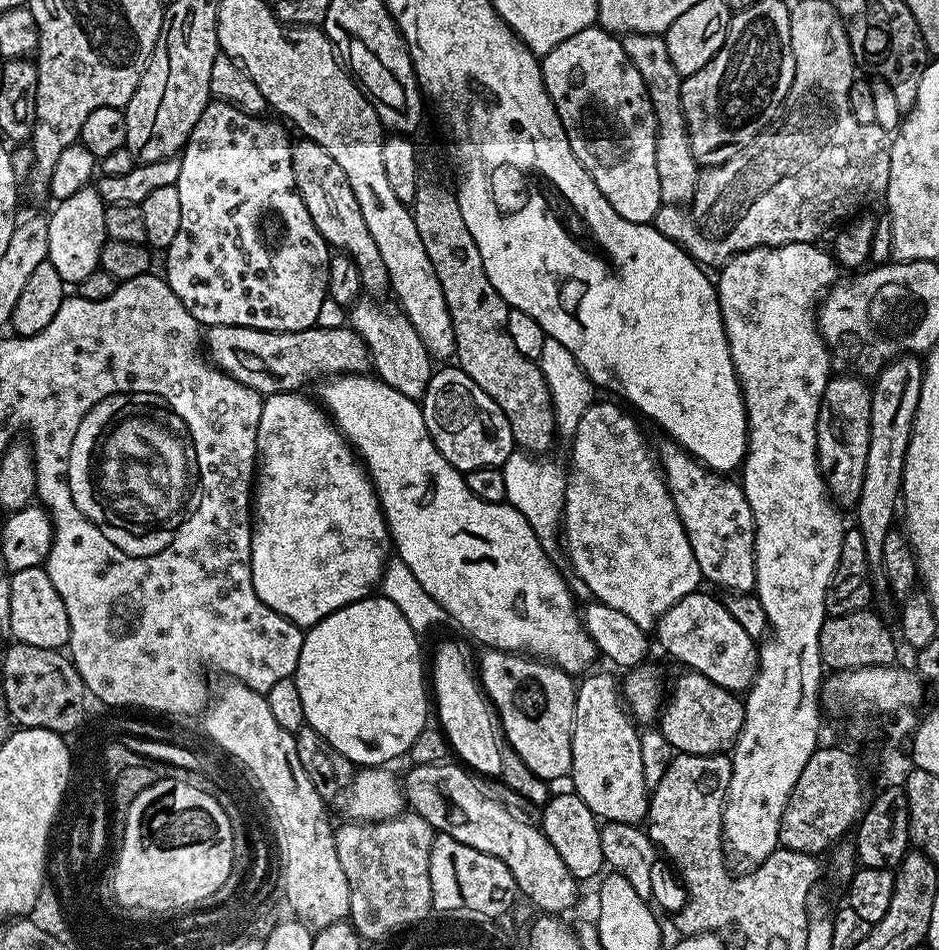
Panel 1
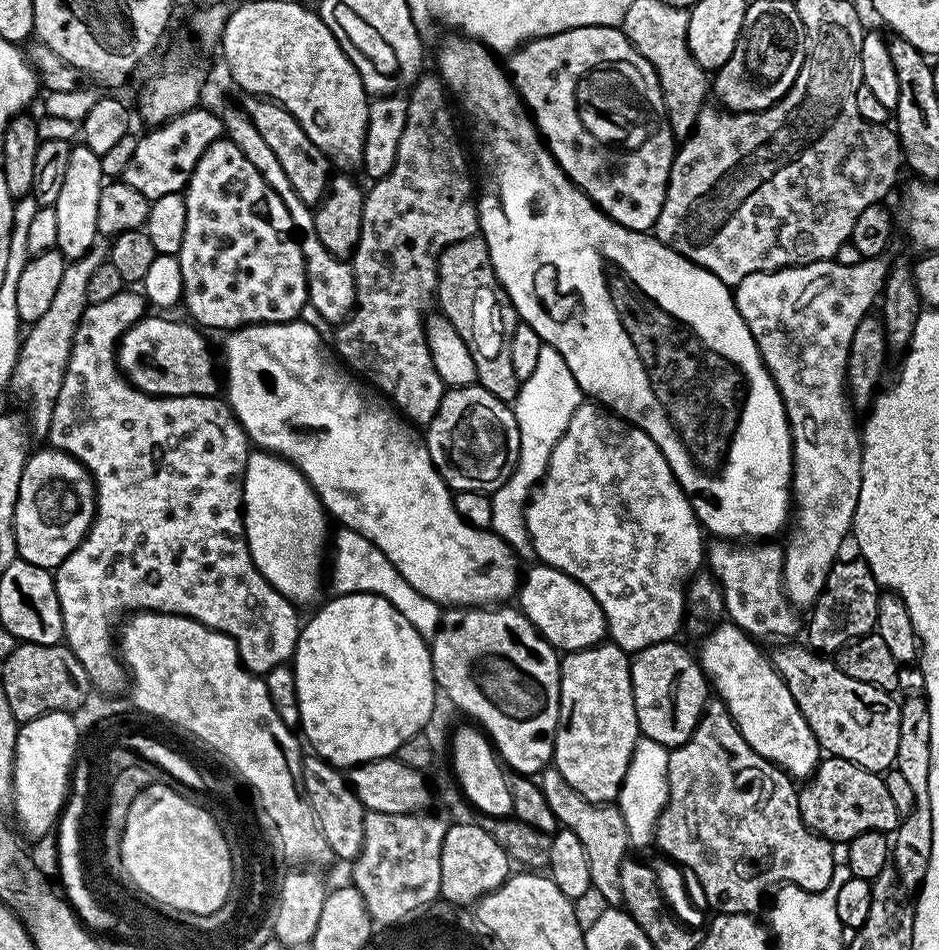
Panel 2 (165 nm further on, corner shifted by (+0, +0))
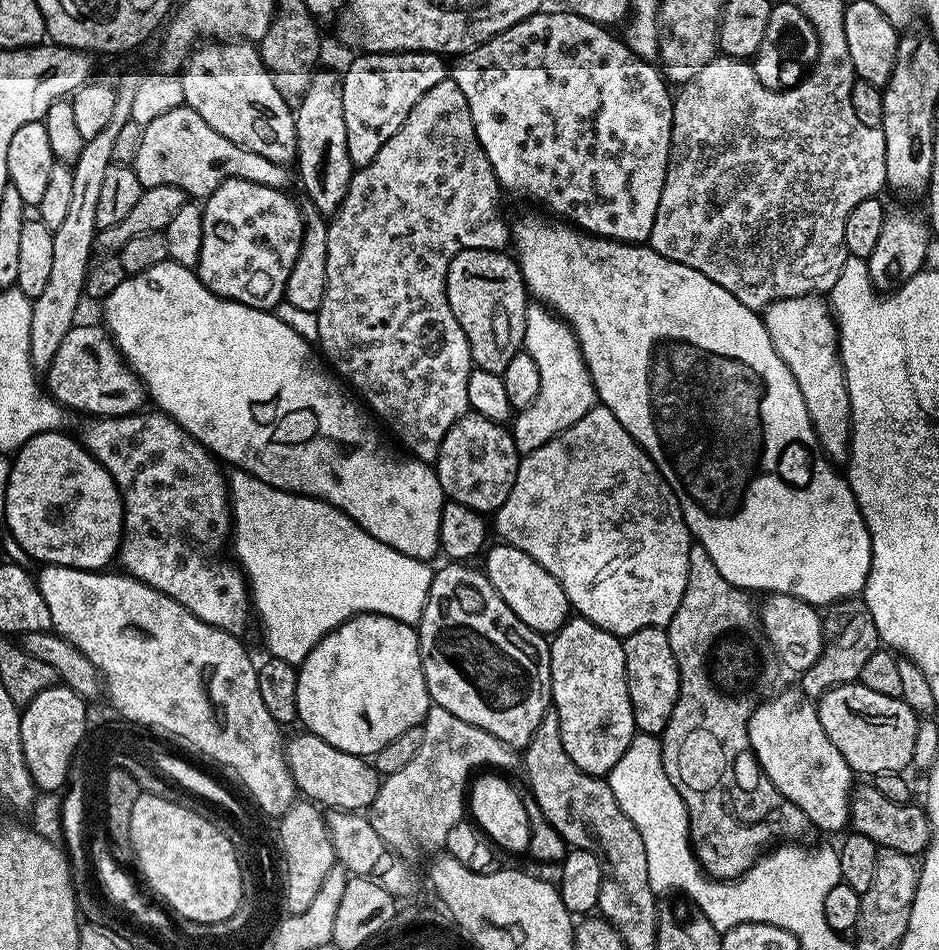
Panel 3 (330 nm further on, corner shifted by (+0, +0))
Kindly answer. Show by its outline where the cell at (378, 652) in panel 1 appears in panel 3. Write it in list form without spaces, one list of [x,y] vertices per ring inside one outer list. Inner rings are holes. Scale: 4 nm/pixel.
[[[365,612],[363,616],[351,616],[342,626],[326,634],[310,650],[310,654],[298,665],[298,720],[307,731],[330,742],[346,754],[365,758],[375,757],[386,742],[398,738],[398,734],[424,723],[430,707],[428,687],[420,661],[420,638],[411,624],[403,624],[394,618]]]

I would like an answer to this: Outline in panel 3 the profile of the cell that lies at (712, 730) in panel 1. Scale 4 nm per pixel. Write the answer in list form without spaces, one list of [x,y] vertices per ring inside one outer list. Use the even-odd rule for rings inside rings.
[[[662,628],[634,630],[634,634],[623,637],[623,642],[628,693],[636,727],[644,734],[663,733],[680,693],[680,671],[678,662],[674,662],[674,650],[670,650],[667,631]]]

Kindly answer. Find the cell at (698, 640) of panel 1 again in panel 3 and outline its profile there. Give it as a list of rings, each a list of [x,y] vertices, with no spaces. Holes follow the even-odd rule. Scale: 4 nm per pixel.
[[[793,690],[773,700],[765,699],[750,718],[748,737],[756,761],[770,782],[774,782],[780,793],[806,814],[813,829],[843,833],[849,827],[854,773],[846,758],[842,758],[838,746],[834,746],[826,730],[822,730],[818,710],[809,697]]]

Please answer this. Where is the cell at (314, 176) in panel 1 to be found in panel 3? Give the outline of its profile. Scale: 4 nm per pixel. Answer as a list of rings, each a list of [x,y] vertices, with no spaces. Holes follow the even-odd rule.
[[[204,42],[193,51],[180,76],[184,103],[202,114],[222,138],[230,138],[275,164],[291,165],[296,158],[296,118],[293,105],[284,101],[272,73],[252,42]]]

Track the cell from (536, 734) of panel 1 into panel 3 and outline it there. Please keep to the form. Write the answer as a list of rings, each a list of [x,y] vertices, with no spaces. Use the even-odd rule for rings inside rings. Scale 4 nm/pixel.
[[[448,562],[445,568],[437,567],[432,573],[430,594],[422,610],[418,625],[420,661],[426,678],[429,701],[442,710],[450,710],[454,718],[478,726],[494,738],[506,742],[511,748],[528,747],[538,722],[550,711],[552,683],[550,682],[549,641],[535,632],[494,590],[487,575],[479,567],[464,562]]]

